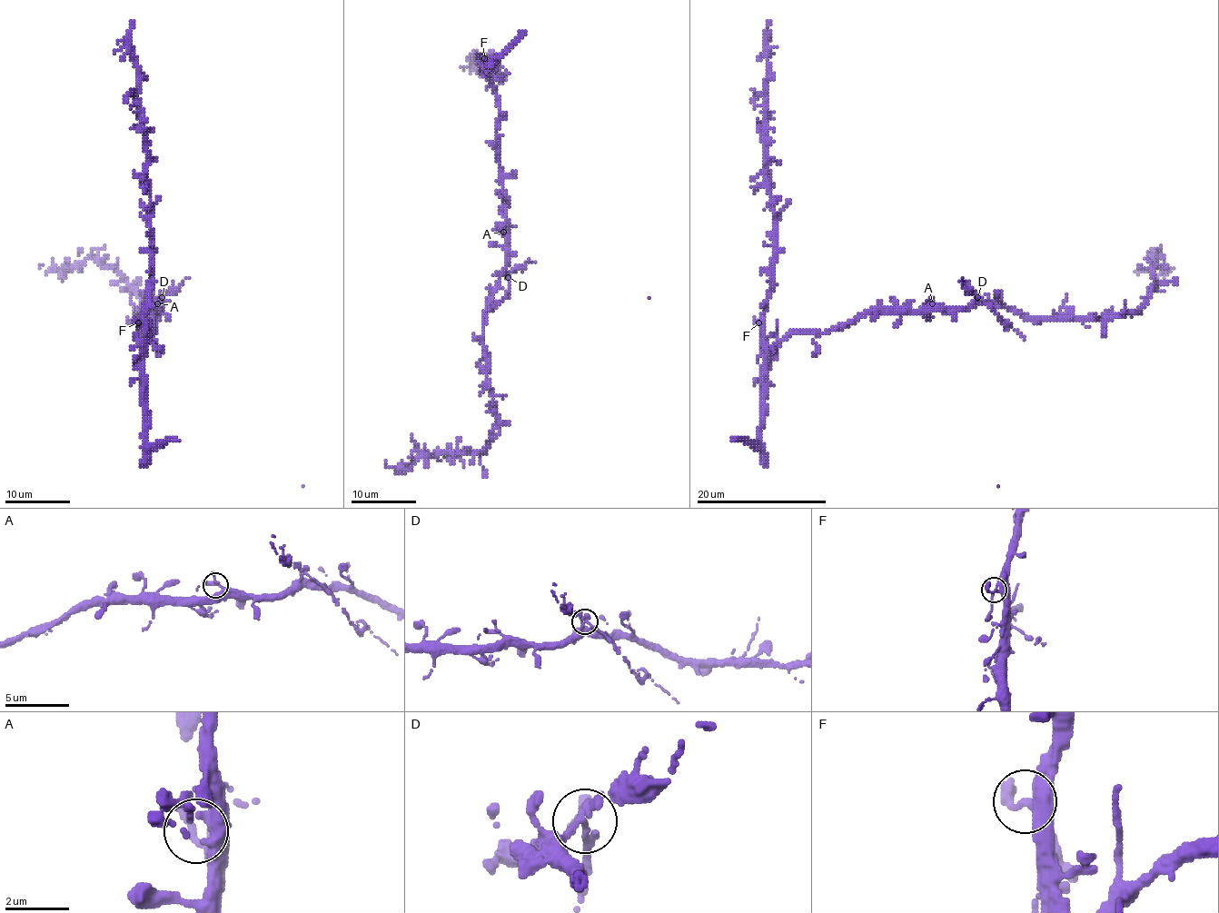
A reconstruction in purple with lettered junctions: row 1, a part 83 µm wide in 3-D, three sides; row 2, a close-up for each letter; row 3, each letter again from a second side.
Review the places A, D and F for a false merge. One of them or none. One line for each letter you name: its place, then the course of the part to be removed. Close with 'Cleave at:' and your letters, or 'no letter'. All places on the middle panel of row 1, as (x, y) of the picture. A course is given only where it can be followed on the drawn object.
D: Place: (508, 277). Course of the part to remove: (509, 277), (509, 292), (489, 310), (487, 324)
Cleave at: D

